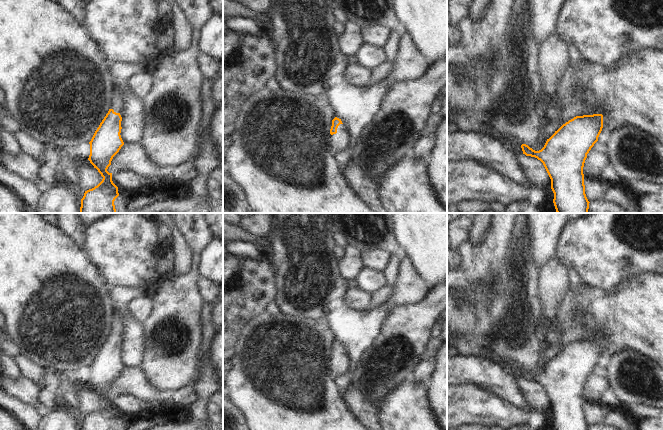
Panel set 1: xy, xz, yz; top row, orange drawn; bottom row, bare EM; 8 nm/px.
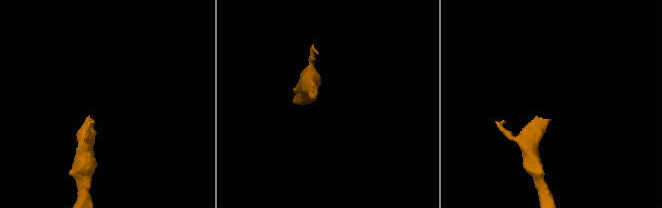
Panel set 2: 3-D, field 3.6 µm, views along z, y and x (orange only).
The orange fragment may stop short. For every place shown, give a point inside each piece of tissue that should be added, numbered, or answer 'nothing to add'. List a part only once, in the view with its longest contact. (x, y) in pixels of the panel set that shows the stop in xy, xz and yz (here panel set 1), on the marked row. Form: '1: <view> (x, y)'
1: xz (339, 141)

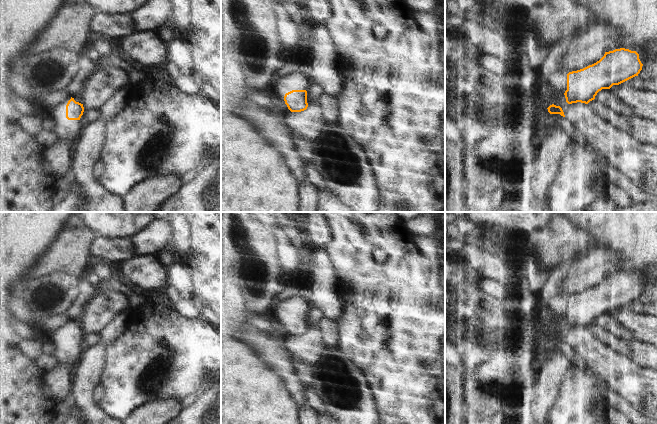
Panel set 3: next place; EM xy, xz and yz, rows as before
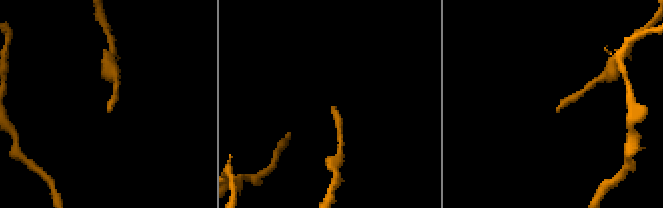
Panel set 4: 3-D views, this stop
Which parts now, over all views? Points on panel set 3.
1: xy (68, 130)

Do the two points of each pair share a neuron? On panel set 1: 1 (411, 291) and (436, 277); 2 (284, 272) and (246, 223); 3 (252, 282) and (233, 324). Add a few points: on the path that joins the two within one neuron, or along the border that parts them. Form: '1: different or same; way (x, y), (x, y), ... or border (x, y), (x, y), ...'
1: different; border (410, 264), (417, 276), (429, 289)
2: different; border (272, 223), (272, 229), (267, 236)
3: same; way (242, 292), (233, 301), (233, 314)

